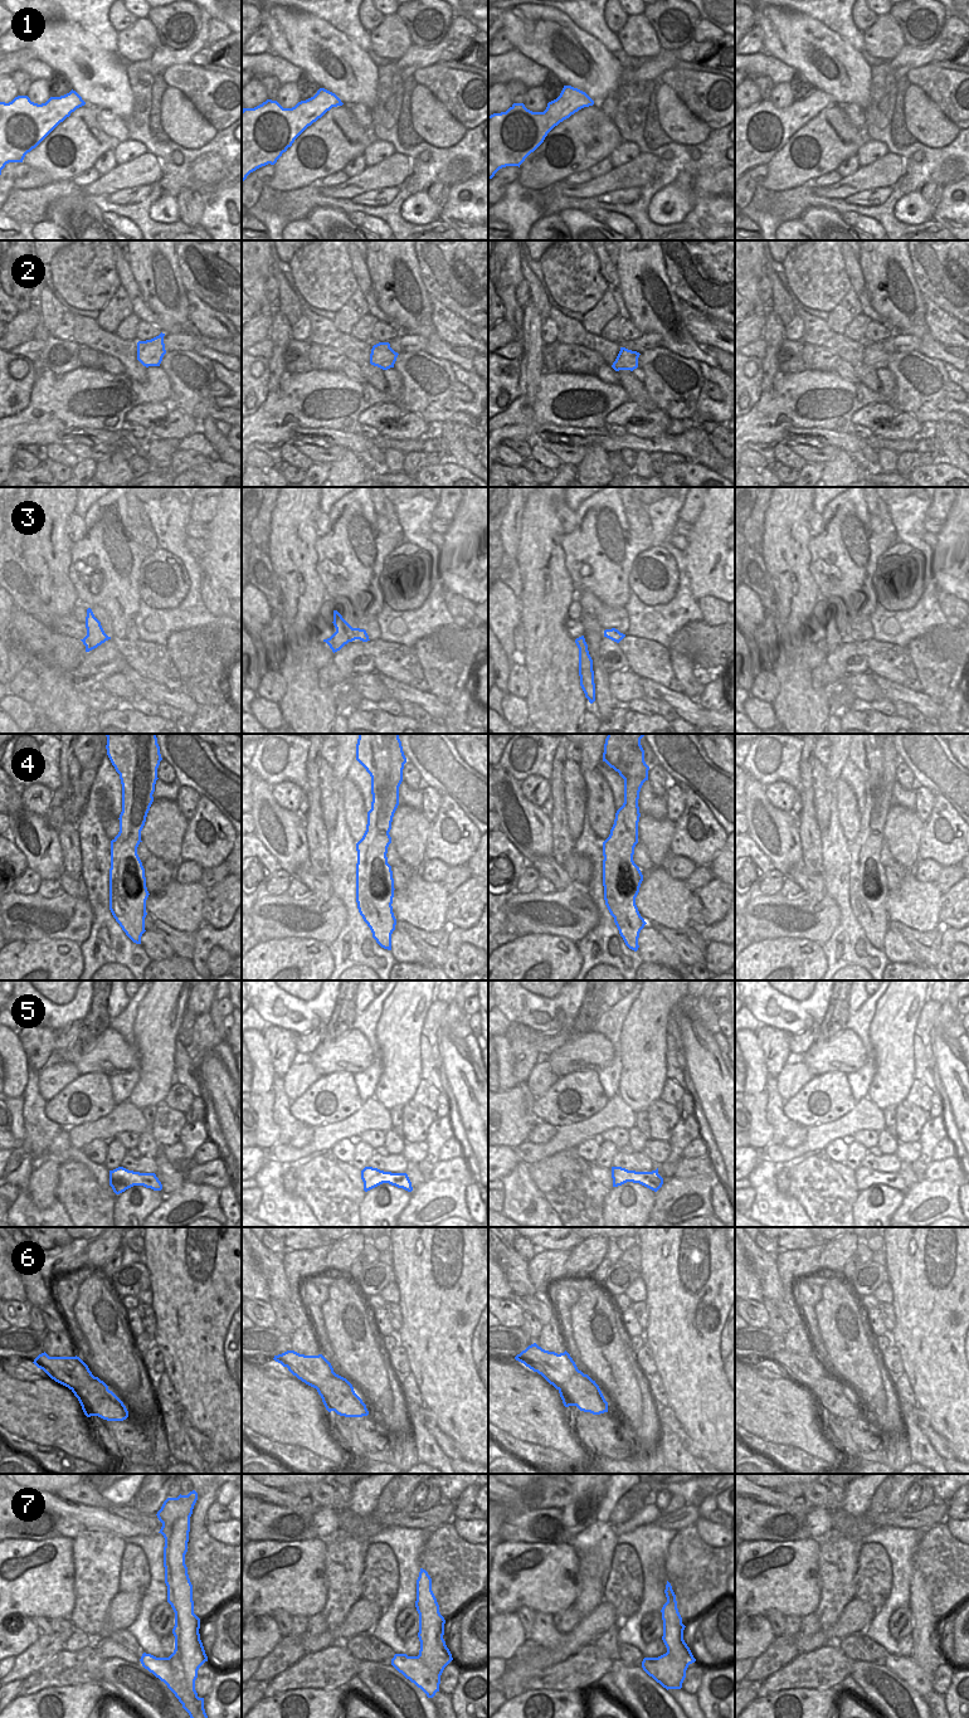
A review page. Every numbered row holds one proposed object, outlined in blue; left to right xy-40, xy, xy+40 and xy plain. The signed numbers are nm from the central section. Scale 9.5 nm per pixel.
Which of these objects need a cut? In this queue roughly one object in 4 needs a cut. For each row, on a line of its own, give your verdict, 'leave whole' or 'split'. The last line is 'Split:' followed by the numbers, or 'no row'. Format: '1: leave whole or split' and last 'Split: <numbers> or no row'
1: leave whole
2: leave whole
3: leave whole
4: leave whole
5: leave whole
6: split
7: split
Split: 6, 7

